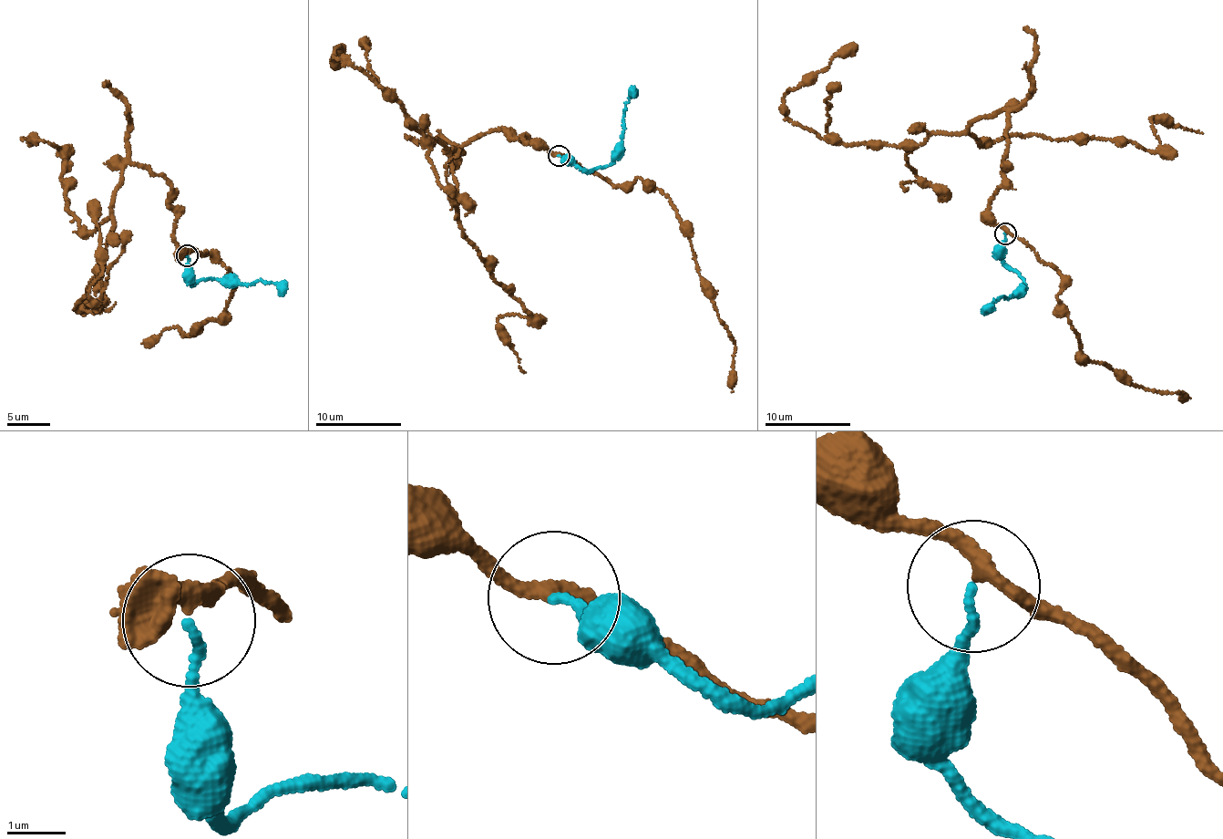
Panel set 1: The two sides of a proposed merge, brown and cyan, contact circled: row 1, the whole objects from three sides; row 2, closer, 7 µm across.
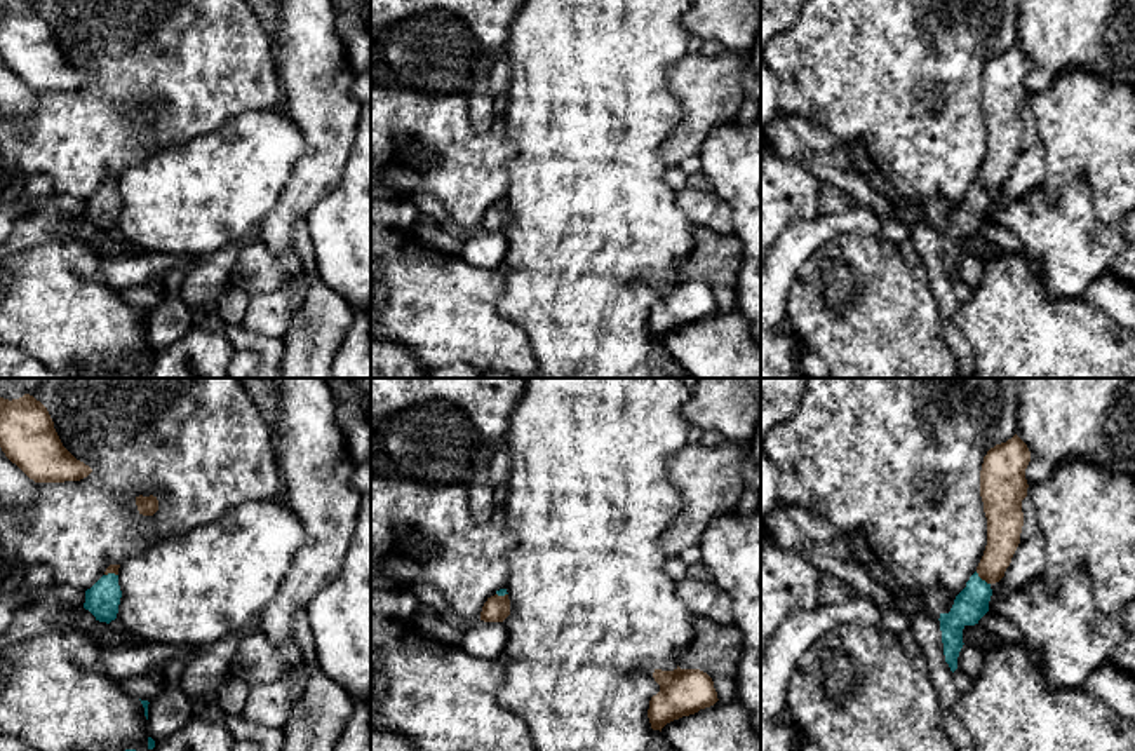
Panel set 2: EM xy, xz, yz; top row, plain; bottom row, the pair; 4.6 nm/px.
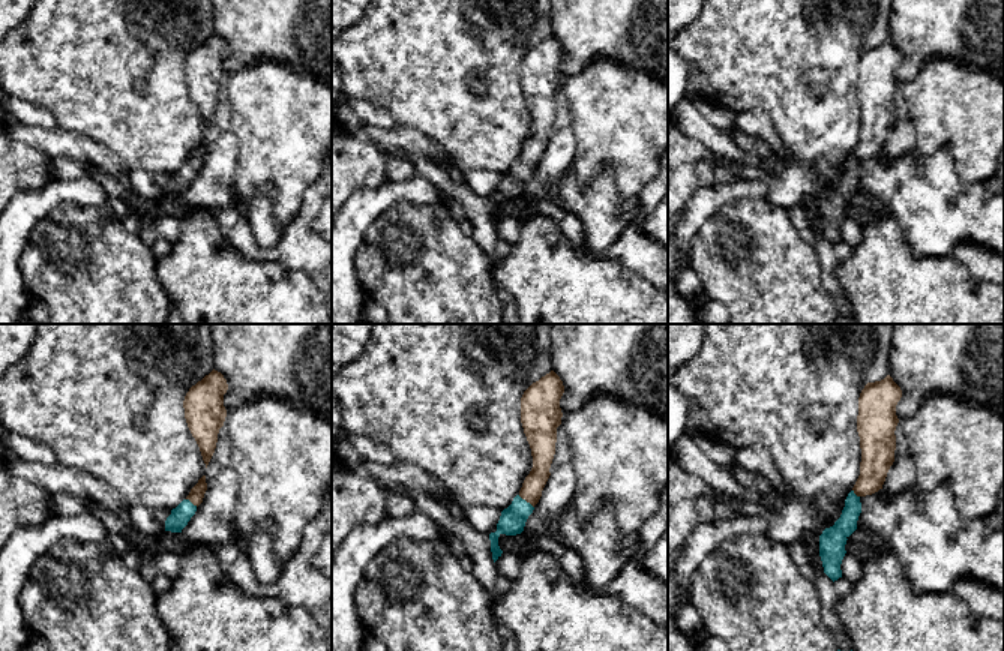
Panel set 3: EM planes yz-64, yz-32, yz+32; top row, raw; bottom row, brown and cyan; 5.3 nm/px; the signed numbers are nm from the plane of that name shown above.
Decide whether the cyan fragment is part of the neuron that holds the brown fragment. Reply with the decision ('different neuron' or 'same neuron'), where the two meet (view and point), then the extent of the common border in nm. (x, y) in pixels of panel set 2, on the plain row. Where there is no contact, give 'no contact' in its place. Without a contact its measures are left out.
same neuron | yz (982, 189) | 90 nm

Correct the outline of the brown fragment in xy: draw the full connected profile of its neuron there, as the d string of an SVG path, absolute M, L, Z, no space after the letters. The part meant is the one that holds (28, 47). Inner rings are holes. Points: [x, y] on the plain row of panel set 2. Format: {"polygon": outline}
{"polygon": "M30 3L12 10L0 7L0 58L35 92L80 91L92 82L63 56L47 17Z"}

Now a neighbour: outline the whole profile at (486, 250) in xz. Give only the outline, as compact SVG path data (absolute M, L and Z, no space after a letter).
M477 230L467 240L463 240L458 254L472 267L500 270L507 251L508 244L503 232Z

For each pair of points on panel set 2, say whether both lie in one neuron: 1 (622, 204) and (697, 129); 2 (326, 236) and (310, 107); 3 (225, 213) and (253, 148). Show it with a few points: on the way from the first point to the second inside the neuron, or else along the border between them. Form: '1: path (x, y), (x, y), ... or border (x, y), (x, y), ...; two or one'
1: border (679, 122), (660, 150), (660, 159), (665, 166); two
2: border (345, 166), (340, 182), (305, 216); two
3: path (225, 197), (225, 183), (244, 164); one

